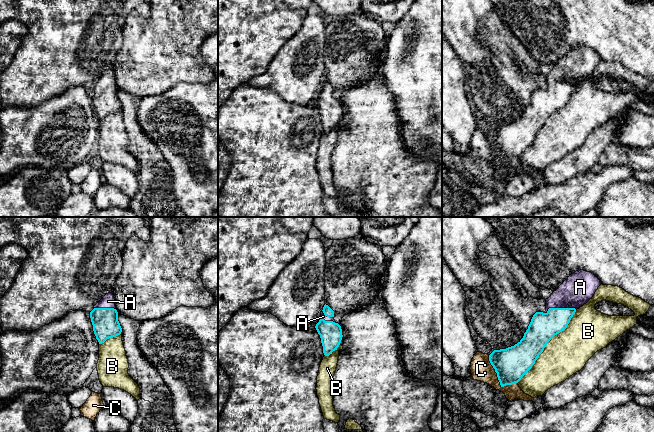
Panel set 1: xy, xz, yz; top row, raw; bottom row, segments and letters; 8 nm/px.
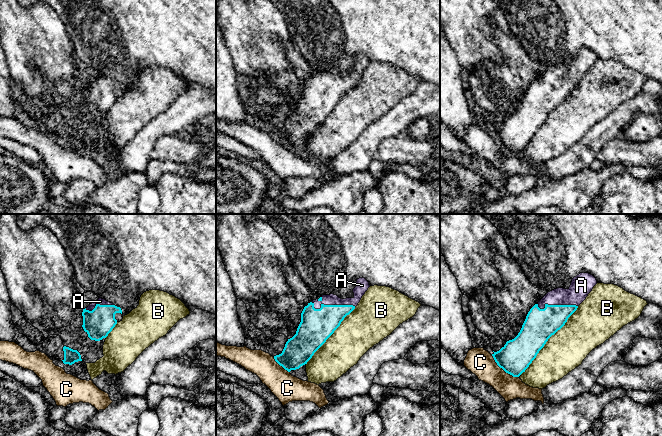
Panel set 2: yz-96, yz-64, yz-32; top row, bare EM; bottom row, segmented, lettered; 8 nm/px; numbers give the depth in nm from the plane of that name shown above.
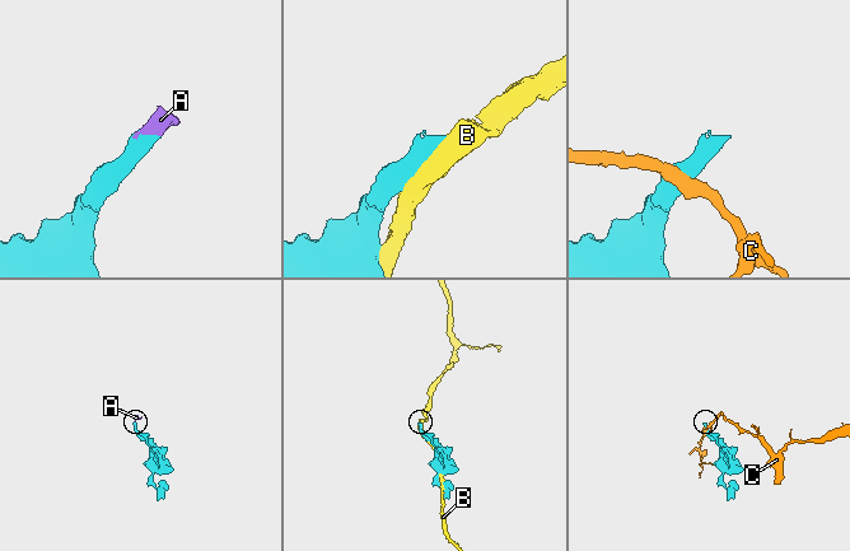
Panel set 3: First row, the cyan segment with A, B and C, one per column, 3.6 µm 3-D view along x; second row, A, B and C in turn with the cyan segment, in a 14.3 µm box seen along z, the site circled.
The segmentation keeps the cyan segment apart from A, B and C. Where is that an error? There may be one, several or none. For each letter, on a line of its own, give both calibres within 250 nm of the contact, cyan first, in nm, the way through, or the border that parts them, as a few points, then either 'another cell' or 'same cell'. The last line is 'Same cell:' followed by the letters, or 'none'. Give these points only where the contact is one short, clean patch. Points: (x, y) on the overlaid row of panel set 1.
A: 220/240 nm | across yz (543, 327), (559, 308), (580, 287) | same cell
B: 240/340 nm | another cell
C: 280/180 nm | another cell
Same cell: A

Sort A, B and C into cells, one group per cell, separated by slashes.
A / B / C

